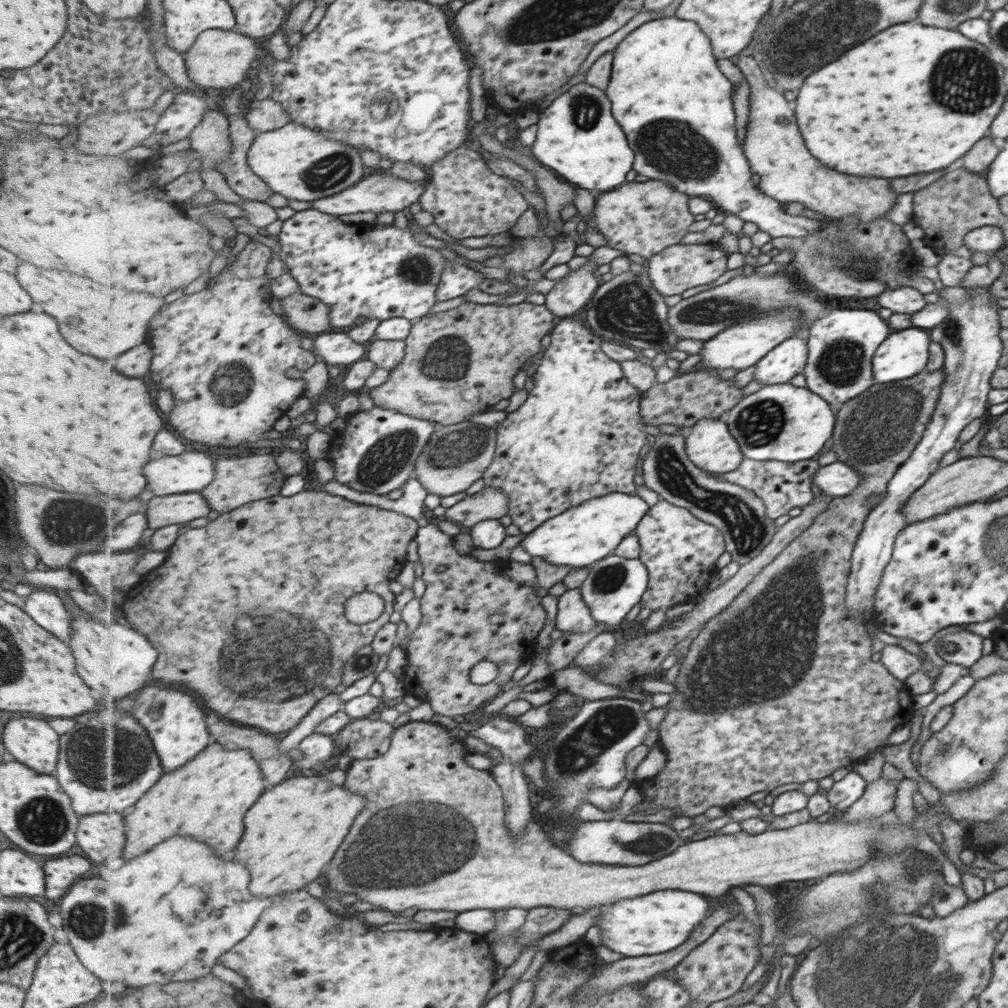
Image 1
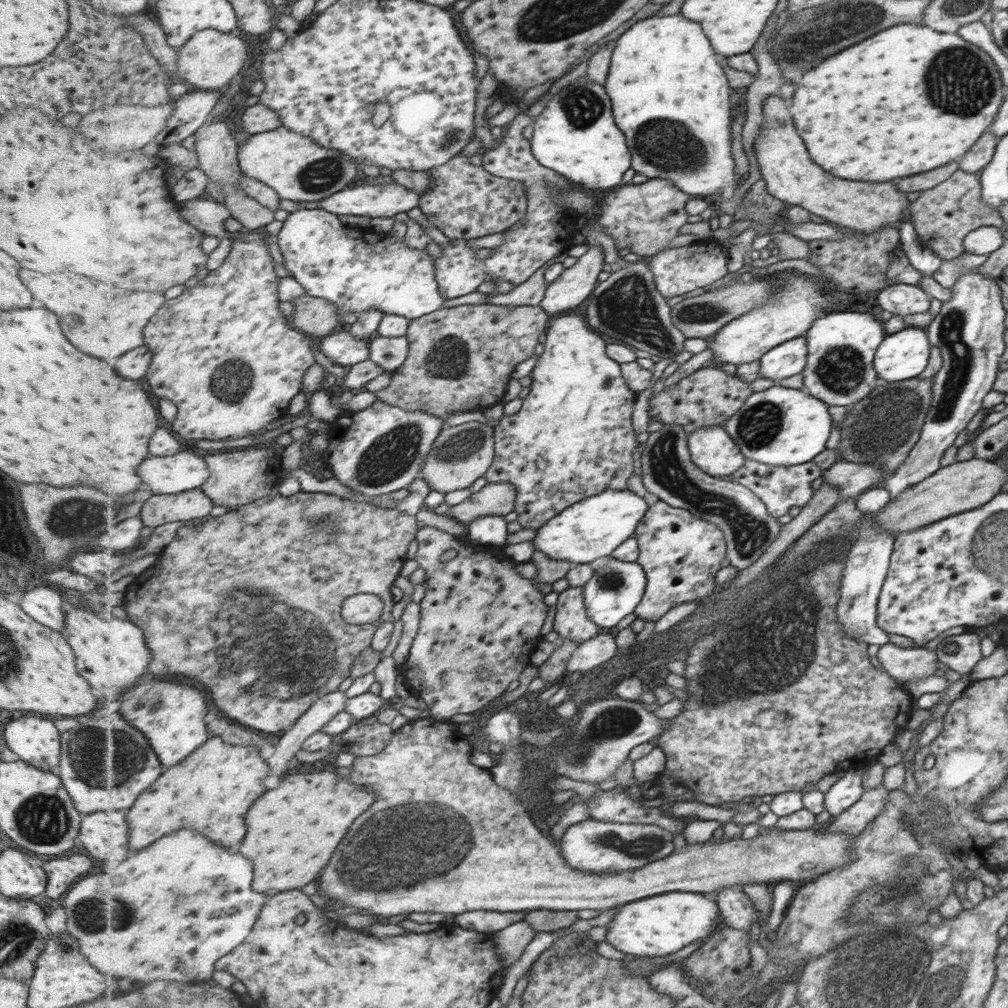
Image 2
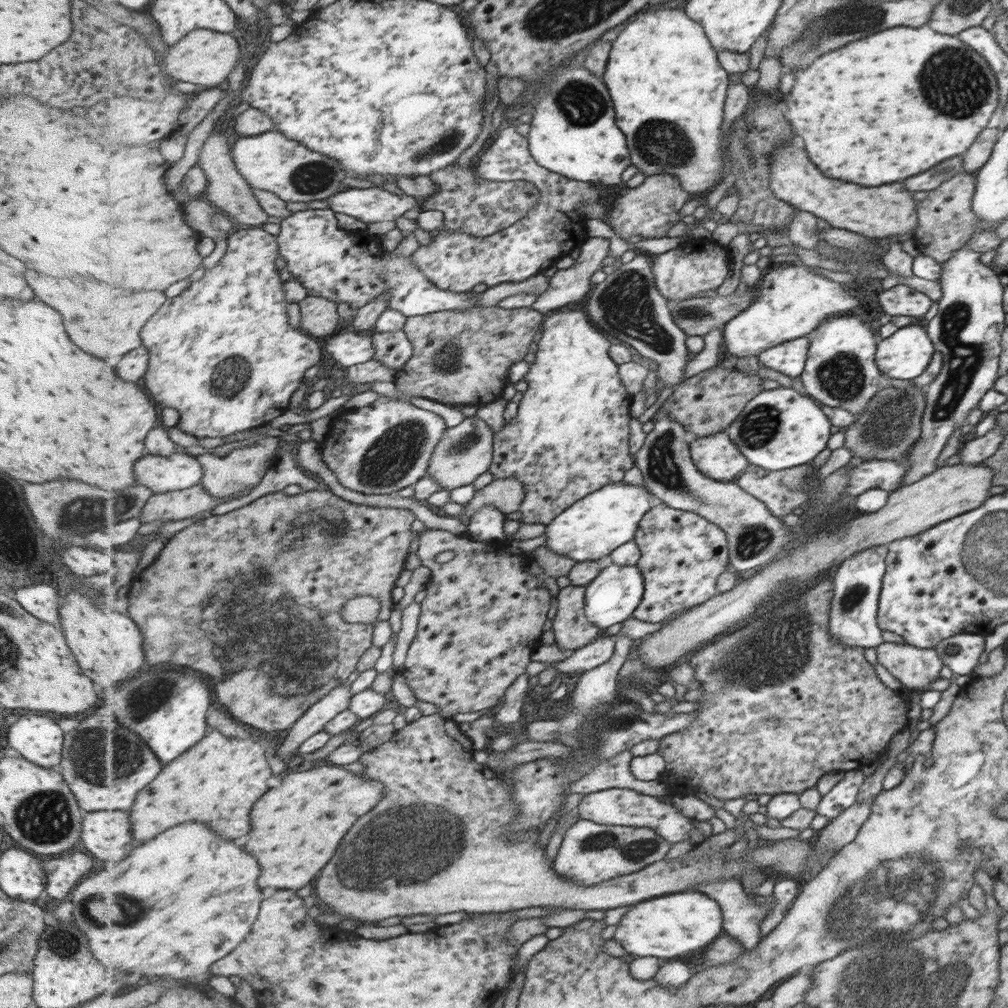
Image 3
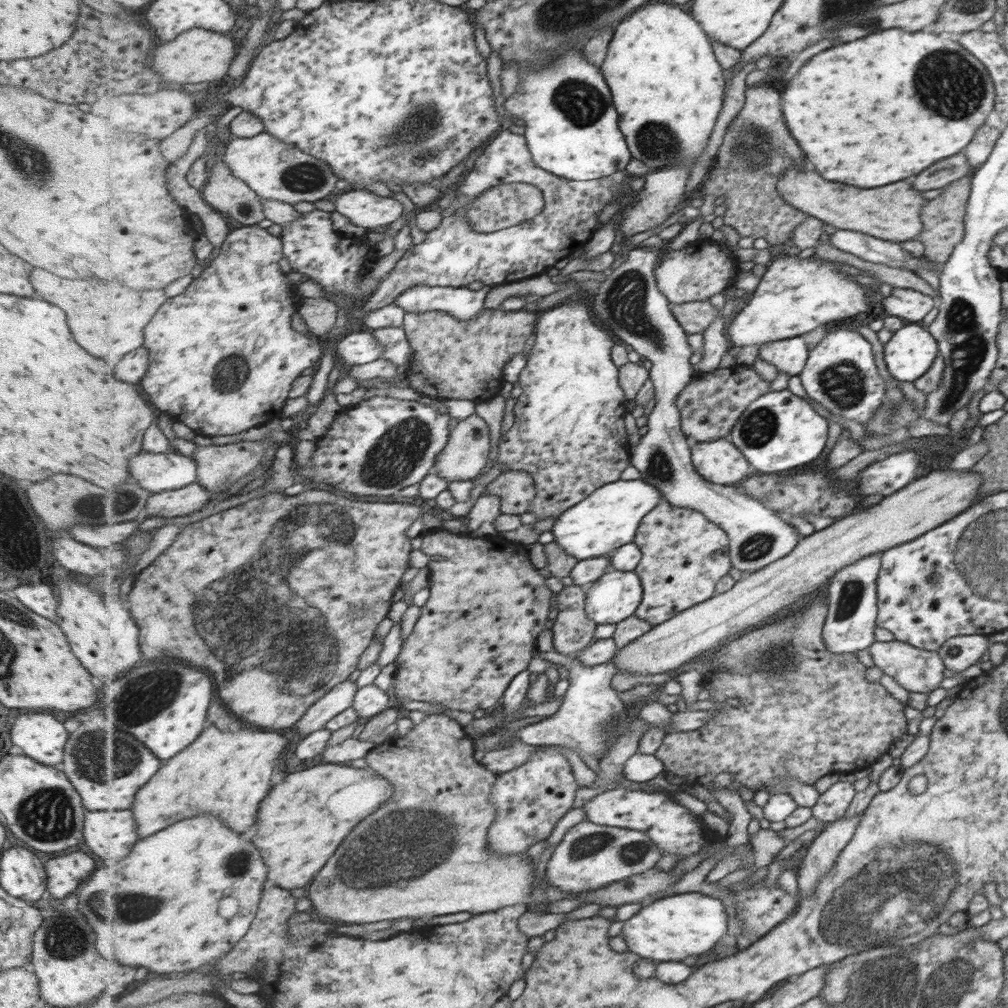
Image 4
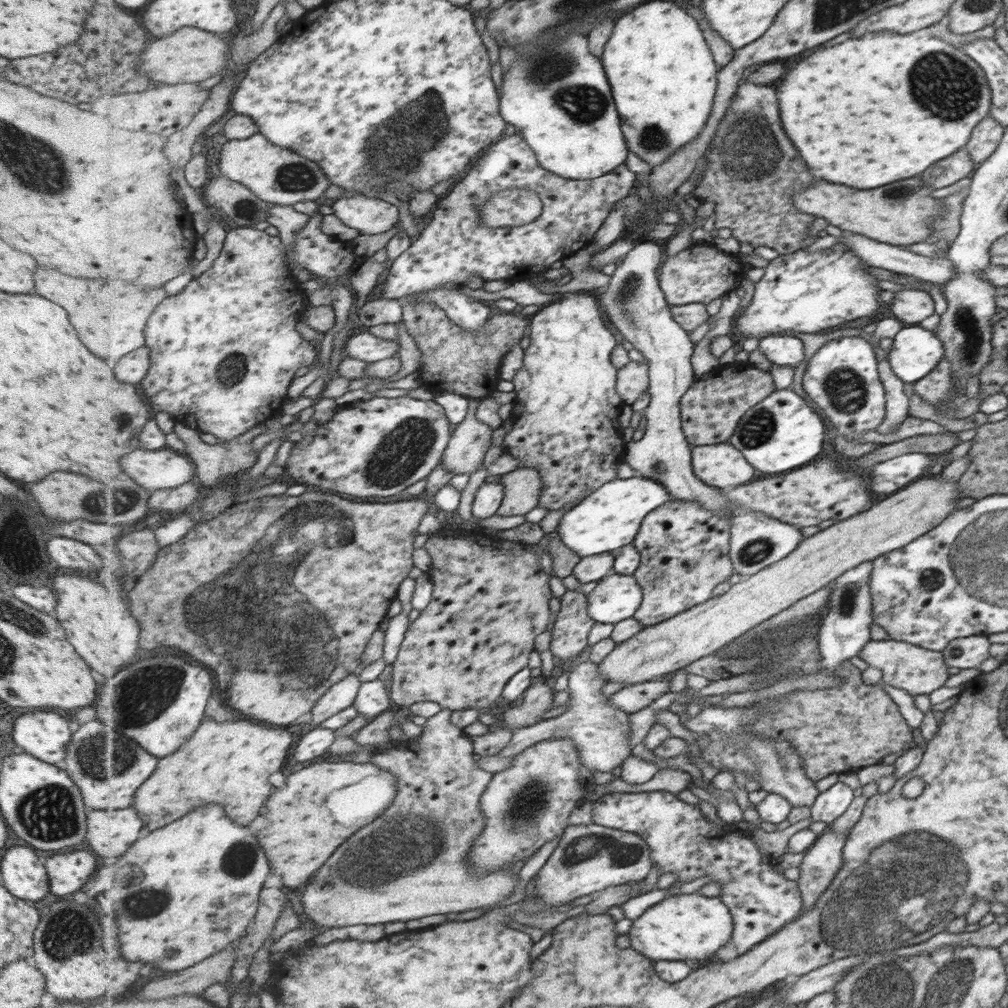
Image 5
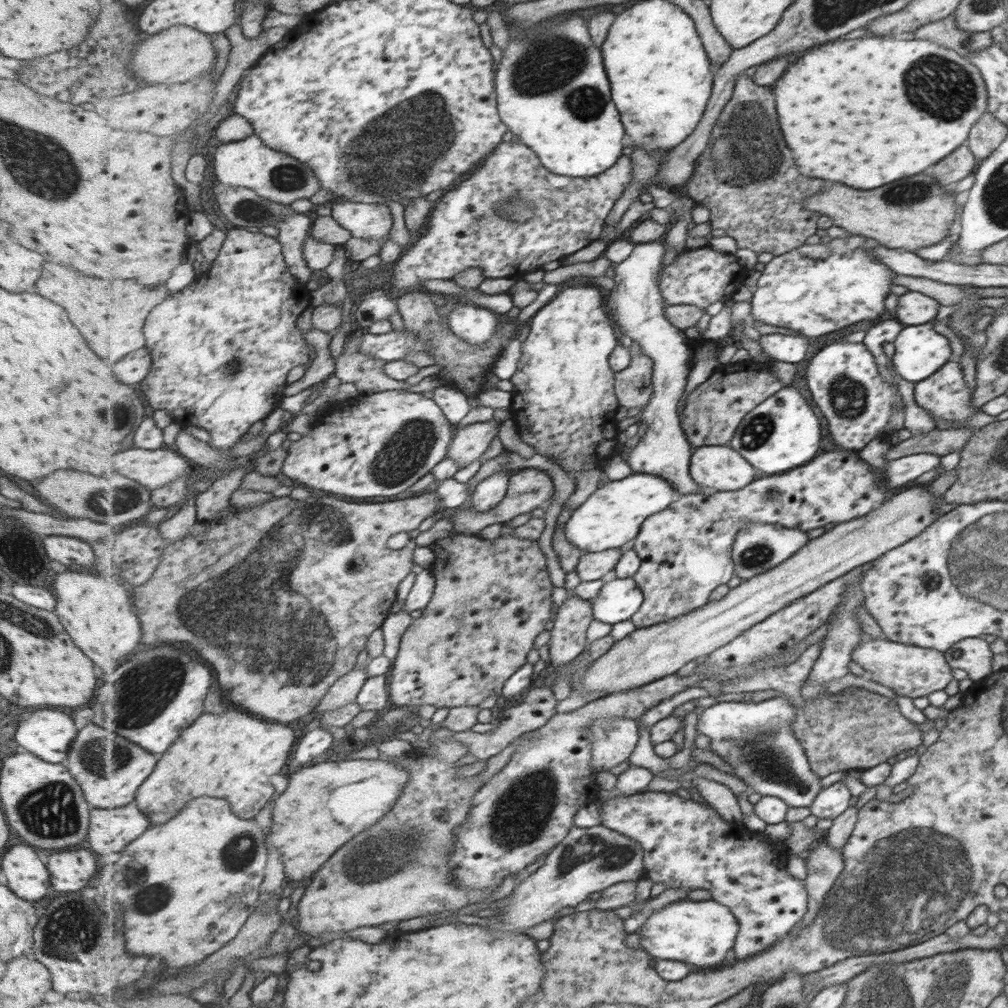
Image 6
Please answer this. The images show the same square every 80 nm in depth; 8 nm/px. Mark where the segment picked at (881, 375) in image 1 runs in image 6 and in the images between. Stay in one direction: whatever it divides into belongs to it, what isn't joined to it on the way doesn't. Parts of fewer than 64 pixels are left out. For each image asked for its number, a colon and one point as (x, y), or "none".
2: (902, 355)
3: (904, 355)
4: (909, 353)
5: (914, 353)
6: (919, 352)

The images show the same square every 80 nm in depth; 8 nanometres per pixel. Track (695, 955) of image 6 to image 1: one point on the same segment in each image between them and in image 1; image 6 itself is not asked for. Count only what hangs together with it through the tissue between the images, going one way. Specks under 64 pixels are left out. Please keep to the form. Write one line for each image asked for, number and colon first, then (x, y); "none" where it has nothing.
1: (659, 922)
2: (666, 923)
3: (673, 925)
4: (681, 926)
5: (692, 927)

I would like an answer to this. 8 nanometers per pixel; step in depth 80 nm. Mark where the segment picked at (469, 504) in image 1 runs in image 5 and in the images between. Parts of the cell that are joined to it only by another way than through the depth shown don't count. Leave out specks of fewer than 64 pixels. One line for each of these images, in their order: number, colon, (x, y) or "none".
2: (493, 499)
3: (507, 495)
4: (516, 490)
5: (523, 487)

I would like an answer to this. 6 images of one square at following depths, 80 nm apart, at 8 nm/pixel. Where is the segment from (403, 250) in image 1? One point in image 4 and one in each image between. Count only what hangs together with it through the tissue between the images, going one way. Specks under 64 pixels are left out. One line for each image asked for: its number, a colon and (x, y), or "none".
2: (358, 269)
3: (347, 266)
4: (314, 248)

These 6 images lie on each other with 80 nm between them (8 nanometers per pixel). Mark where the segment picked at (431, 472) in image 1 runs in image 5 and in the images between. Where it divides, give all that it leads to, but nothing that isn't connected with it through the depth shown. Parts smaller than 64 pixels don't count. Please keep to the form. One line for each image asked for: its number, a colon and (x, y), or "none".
2: (463, 454)
3: (468, 452)
4: (469, 442)
5: (470, 441)

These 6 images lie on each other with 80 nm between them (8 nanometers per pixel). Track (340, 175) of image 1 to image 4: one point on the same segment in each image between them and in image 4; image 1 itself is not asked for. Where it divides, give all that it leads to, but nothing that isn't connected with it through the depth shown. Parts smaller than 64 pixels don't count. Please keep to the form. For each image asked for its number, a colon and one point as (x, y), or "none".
2: (300, 170)
3: (271, 161)
4: (274, 169)

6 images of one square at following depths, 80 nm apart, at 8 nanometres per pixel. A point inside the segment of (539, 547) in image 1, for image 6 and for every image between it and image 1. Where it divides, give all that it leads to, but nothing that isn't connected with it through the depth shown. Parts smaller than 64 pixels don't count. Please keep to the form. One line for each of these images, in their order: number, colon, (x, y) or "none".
2: (595, 527)
3: (595, 526)
4: (605, 521)
5: (609, 519)
6: (613, 516)

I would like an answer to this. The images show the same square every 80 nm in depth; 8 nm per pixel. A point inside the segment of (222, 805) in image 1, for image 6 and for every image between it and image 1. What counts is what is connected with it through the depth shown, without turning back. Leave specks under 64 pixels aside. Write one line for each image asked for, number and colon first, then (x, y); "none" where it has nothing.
2: (212, 792)
3: (218, 783)
4: (226, 773)
5: (230, 762)
6: (232, 755)

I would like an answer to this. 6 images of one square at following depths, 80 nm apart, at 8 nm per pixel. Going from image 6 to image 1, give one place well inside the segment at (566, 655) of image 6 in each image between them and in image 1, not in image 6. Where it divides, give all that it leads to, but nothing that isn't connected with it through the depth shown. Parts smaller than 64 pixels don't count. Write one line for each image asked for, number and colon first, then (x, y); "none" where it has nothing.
1: (573, 615)
2: (571, 622)
3: (572, 629)
4: (573, 630)
5: (570, 635)

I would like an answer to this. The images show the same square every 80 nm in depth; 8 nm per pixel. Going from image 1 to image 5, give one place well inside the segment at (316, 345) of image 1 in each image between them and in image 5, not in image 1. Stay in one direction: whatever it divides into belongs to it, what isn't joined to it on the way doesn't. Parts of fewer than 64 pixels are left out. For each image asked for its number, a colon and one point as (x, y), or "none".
2: (343, 348)
3: (347, 349)
4: (359, 348)
5: (366, 346)

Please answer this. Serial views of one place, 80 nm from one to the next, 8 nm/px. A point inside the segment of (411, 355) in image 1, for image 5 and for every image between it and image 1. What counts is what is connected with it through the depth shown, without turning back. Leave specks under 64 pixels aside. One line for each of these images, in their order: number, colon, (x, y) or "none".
2: (461, 358)
3: (462, 357)
4: (454, 359)
5: (467, 363)

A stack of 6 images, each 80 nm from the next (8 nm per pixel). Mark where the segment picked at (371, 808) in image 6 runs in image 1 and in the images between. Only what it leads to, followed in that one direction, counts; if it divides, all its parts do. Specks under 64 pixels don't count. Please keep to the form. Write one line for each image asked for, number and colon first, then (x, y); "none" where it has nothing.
1: (293, 832)
2: (294, 830)
3: (297, 828)
4: (303, 821)
5: (321, 806)

